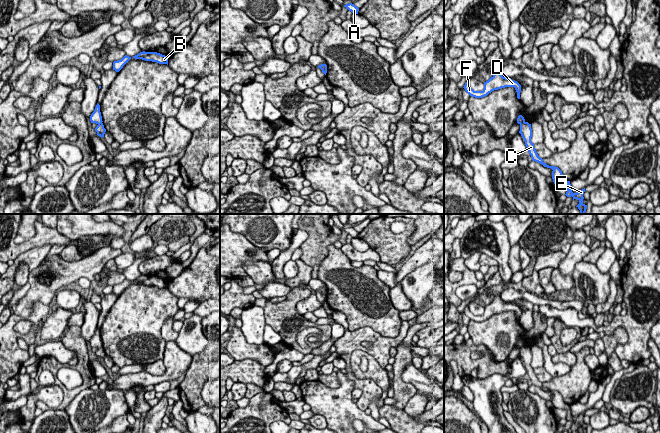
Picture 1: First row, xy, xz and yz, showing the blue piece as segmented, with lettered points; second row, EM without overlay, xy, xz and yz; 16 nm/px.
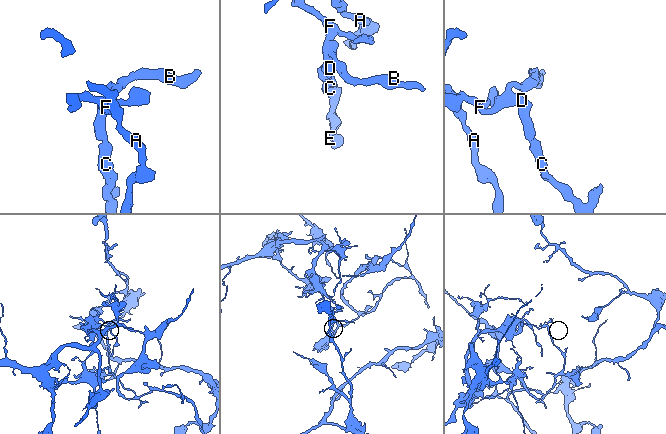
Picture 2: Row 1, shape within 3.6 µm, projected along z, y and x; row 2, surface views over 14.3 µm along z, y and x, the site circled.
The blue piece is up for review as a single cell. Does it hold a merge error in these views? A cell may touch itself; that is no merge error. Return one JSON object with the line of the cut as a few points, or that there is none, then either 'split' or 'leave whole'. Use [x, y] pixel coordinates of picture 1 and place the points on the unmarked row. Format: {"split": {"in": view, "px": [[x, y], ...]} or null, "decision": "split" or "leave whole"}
{"split": {"in": "xy", "px": [[101, 346], [98, 348]]}, "decision": "split"}

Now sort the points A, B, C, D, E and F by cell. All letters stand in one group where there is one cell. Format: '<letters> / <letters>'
A B D F / C E

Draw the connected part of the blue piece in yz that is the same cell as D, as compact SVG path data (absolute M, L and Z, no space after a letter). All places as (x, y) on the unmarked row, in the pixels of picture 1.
M498 293L495 298L486 306L484 306L484 313L482 315L474 315L468 308L465 307L465 315L472 321L482 322L487 320L494 314L498 314L505 311L514 311L517 316L517 322L520 323L521 309L512 304L511 302L506 302L501 299L501 293Z

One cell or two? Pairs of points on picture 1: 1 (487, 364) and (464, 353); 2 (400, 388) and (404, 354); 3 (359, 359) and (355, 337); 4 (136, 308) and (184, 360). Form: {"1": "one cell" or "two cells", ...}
{"1": "one cell", "2": "one cell", "3": "two cells", "4": "two cells"}

